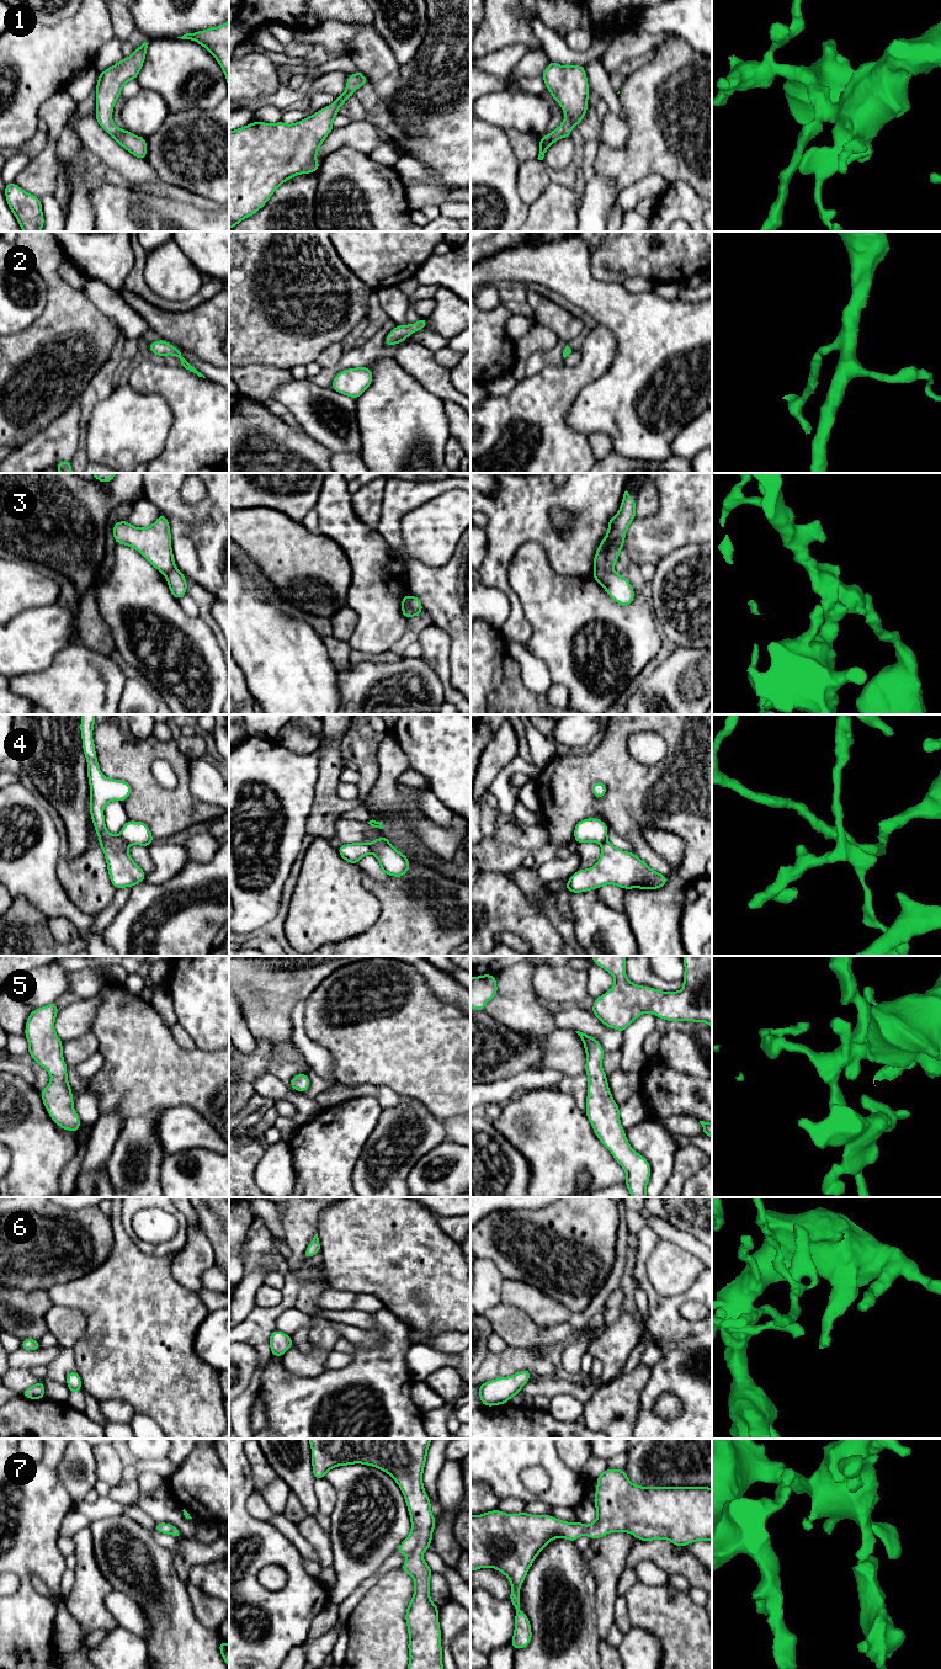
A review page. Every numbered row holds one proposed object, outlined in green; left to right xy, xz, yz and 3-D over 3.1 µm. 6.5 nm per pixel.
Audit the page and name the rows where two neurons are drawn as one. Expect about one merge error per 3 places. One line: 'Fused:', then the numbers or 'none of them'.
Fused: 3, 4

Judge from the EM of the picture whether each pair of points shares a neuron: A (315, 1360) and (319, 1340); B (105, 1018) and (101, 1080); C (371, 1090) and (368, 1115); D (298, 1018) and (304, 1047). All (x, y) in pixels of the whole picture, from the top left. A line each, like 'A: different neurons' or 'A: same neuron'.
A: different neurons
B: same neuron
C: different neurons
D: same neuron

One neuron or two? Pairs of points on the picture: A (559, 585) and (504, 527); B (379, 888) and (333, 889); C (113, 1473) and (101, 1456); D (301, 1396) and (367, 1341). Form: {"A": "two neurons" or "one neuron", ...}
{"A": "two neurons", "B": "two neurons", "C": "one neuron", "D": "two neurons"}

